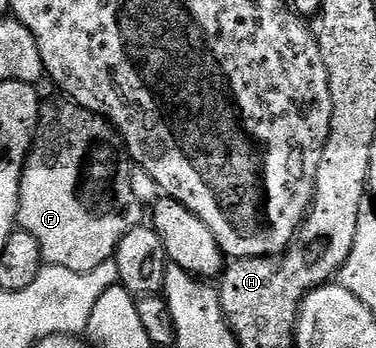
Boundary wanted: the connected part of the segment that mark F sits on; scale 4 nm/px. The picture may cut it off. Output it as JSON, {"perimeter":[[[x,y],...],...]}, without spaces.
{"perimeter":[[[43,100],[38,111],[38,127],[20,179],[16,225],[40,243],[40,255],[45,264],[83,273],[113,258],[120,239],[124,239],[132,227],[143,224],[144,206],[132,192],[132,165],[124,159],[124,146],[117,129],[106,118],[72,100],[57,100]]]}

